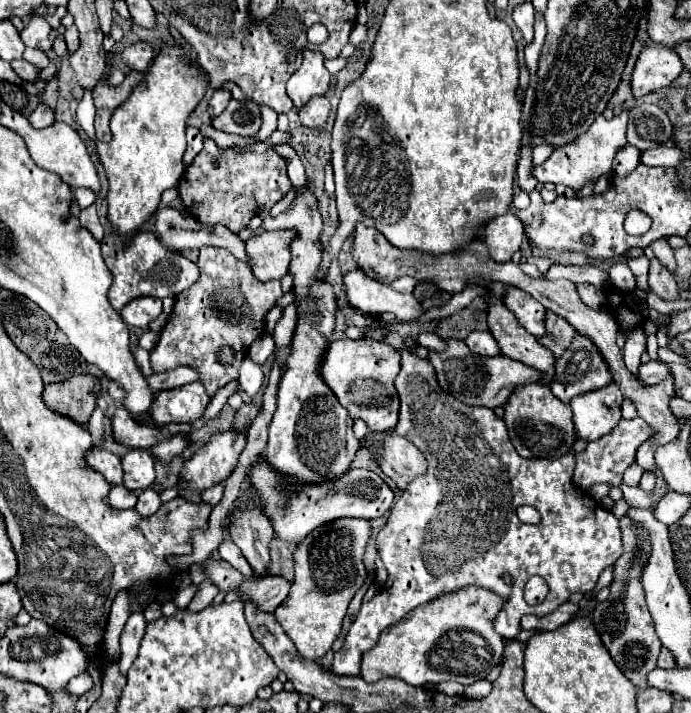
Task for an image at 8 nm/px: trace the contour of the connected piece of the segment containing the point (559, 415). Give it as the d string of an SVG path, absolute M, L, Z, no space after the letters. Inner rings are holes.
M531 383L519 387L509 403L505 405L505 425L509 429L509 437L513 447L521 457L541 457L541 459L557 459L563 453L573 451L573 443L577 439L573 413L571 409L553 397L551 389L539 383Z

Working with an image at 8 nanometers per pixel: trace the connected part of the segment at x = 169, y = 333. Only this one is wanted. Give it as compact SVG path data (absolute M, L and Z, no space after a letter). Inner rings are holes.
M217 247L201 249L197 265L201 269L201 277L197 283L193 283L189 289L185 289L183 293L177 295L173 313L169 315L169 321L159 335L159 343L151 351L151 367L155 373L163 373L163 371L177 369L180 366L191 366L198 371L199 381L206 388L208 395L213 396L217 389L221 389L223 385L227 385L229 381L239 377L239 367L243 363L243 357L247 355L249 345L265 333L265 315L283 297L283 289L281 289L281 281L267 281L267 283L259 281L251 273L247 263L237 261L225 249L217 249ZM221 345L231 345L237 351L235 361L231 365L219 363L217 349Z

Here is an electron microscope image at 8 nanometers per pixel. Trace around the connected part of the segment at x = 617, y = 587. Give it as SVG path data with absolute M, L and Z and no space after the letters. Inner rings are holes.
M623 515L619 521L621 521L621 533L623 533L623 555L613 565L611 597L595 607L593 623L605 647L609 649L613 661L617 663L617 667L621 667L621 671L627 675L627 679L635 687L645 689L647 687L645 679L657 667L657 657L659 657L659 637L655 633L655 625L647 609L645 591L641 585L641 573L651 555L651 541L649 541L647 529L635 523L629 515ZM627 643L629 643L629 657L627 657Z

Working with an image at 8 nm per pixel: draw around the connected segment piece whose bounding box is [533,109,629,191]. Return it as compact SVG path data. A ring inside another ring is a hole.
M625 109L621 115L613 117L613 119L605 119L603 115L599 115L593 125L589 127L587 133L583 133L575 143L569 143L569 145L563 145L559 149L553 151L553 155L543 163L543 165L537 165L533 167L533 175L539 183L553 183L553 185L567 185L575 191L579 191L585 183L593 181L593 179L599 179L601 175L609 173L611 171L611 163L613 163L613 157L615 153L627 145L625 141L625 125L627 125L627 117L629 117L629 111Z

